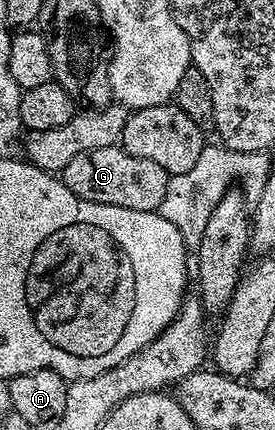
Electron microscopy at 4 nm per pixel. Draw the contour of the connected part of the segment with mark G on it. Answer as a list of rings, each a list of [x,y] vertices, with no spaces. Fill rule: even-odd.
[[[119,144],[74,156],[74,160],[70,160],[70,164],[66,164],[62,172],[64,186],[70,188],[74,196],[91,202],[114,204],[118,208],[134,208],[138,212],[159,211],[166,196],[169,177],[166,168],[154,164],[154,160],[130,156],[130,152],[126,152]]]

